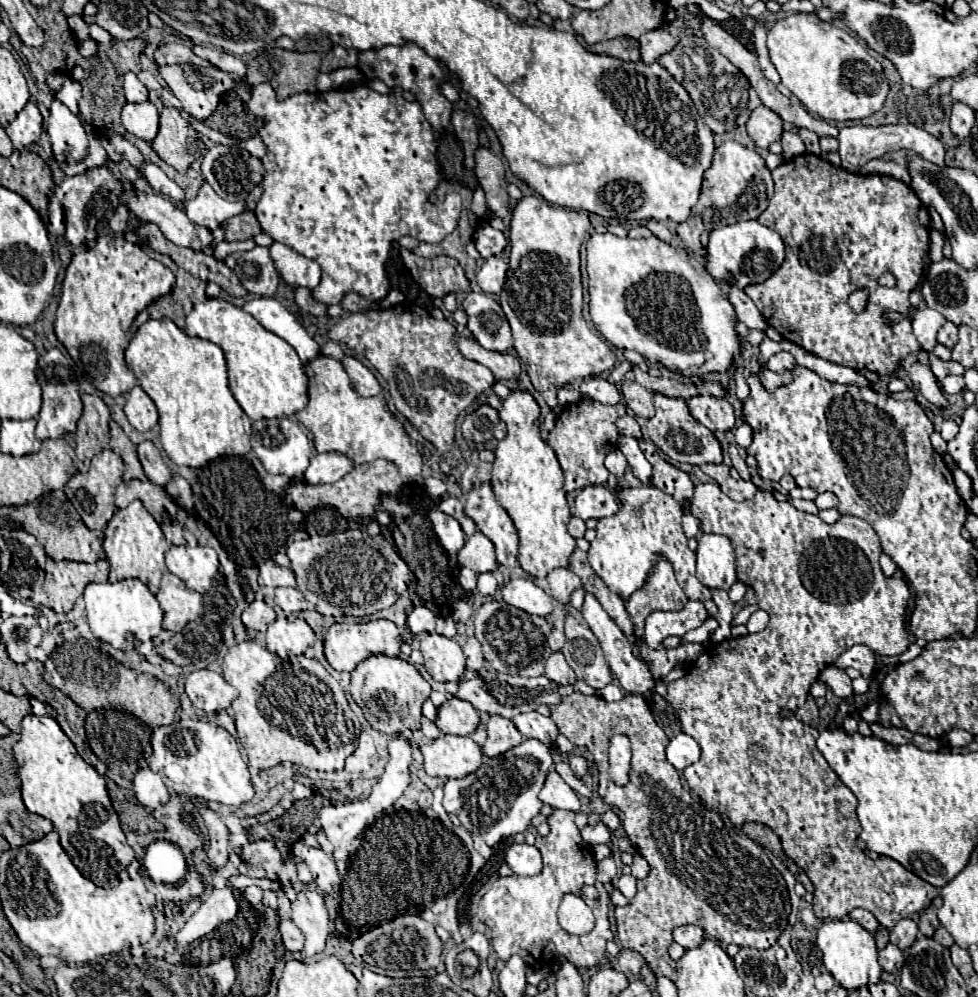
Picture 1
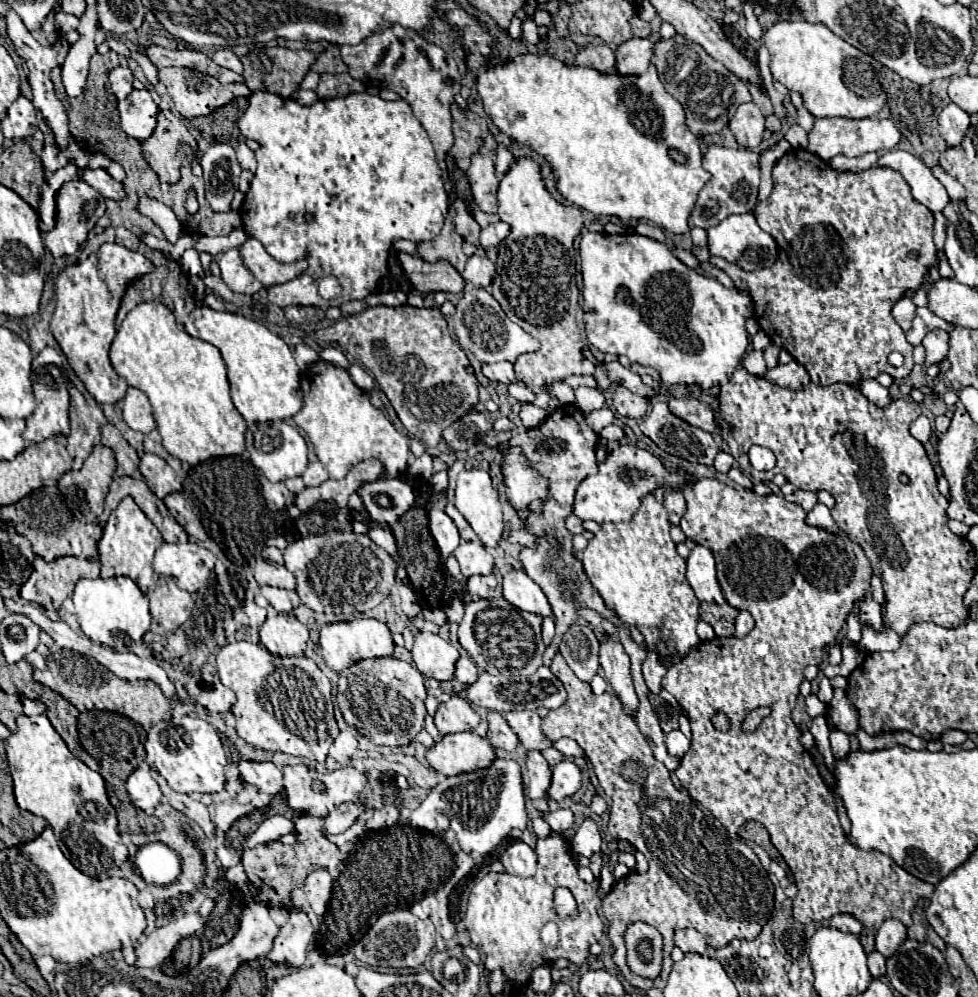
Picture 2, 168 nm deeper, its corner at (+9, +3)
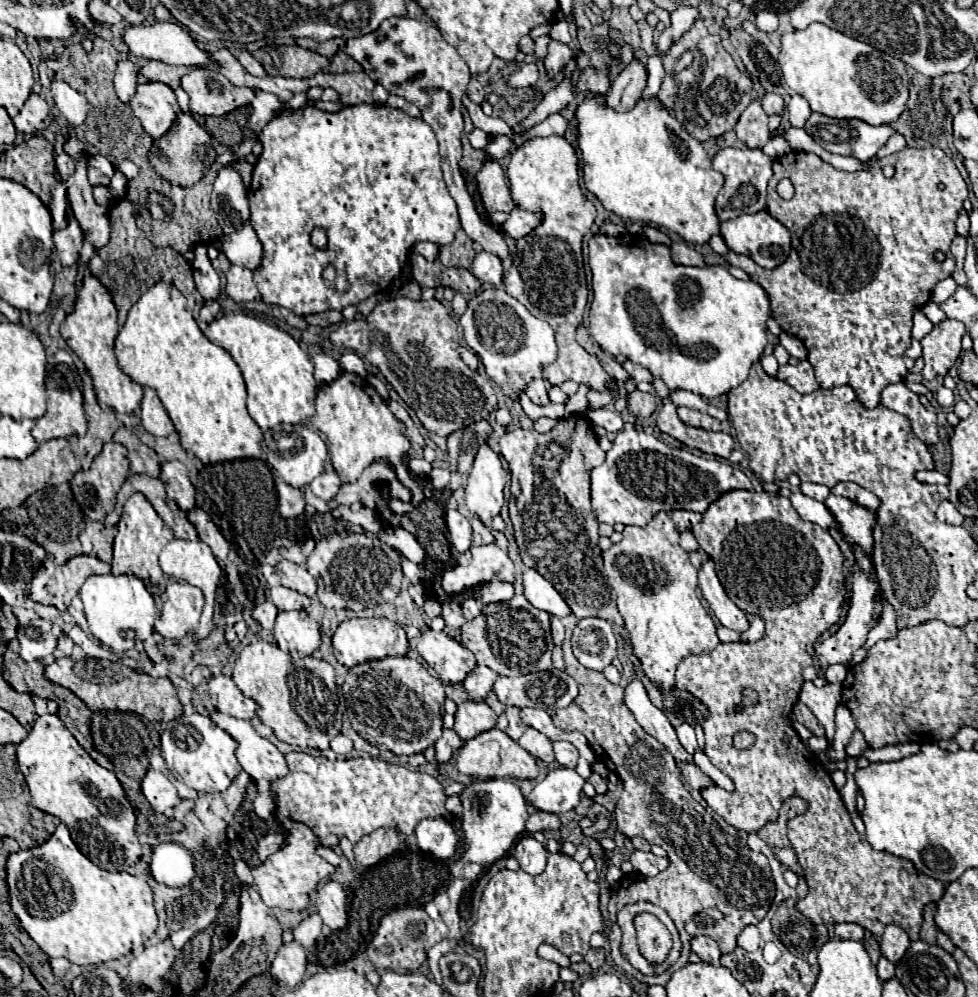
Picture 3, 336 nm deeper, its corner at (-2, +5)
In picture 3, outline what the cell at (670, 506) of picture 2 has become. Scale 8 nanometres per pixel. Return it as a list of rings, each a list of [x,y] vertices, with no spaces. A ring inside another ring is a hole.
[[[676,509],[676,511],[672,511],[670,513],[670,517],[672,517],[672,521],[676,523],[676,529],[680,531],[680,533],[684,533],[684,531],[690,531],[698,521],[700,521],[700,513],[688,513],[688,511],[684,511],[684,509]]]

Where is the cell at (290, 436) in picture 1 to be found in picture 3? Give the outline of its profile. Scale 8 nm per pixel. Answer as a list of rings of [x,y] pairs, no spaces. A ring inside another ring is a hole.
[[[280,425],[276,429],[270,429],[264,433],[264,445],[268,455],[268,465],[274,467],[278,475],[296,489],[310,485],[324,471],[324,465],[328,461],[326,443],[318,437],[318,433],[314,433],[306,425]]]

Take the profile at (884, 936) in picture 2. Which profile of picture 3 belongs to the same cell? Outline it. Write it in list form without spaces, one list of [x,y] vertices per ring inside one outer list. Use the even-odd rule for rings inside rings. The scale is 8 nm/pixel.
[[[886,925],[884,929],[884,935],[880,939],[880,951],[882,955],[892,961],[892,963],[898,963],[902,959],[902,955],[906,953],[906,949],[910,947],[910,939],[908,935],[904,933],[904,929],[900,929],[898,925]]]

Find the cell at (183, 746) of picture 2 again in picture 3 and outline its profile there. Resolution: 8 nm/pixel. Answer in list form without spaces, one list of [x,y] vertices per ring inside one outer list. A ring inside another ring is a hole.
[[[192,713],[170,721],[168,727],[162,731],[160,739],[162,739],[162,757],[168,769],[176,771],[188,787],[200,793],[226,791],[234,781],[234,777],[242,771],[234,755],[238,743],[206,715]]]

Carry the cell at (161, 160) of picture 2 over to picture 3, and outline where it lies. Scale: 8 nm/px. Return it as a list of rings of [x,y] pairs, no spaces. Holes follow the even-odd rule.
[[[180,113],[170,131],[160,137],[160,141],[154,141],[148,159],[162,179],[170,181],[172,185],[190,187],[198,183],[206,171],[210,171],[212,163],[216,161],[216,151],[212,149],[212,137],[208,135],[208,131],[200,127],[190,113]]]

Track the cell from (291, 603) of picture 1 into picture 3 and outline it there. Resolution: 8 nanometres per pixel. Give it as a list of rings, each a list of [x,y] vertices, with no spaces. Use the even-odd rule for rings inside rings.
[[[276,585],[270,589],[270,597],[272,597],[272,603],[278,607],[278,611],[292,611],[292,609],[304,609],[304,603],[306,603],[306,597],[288,589],[288,587],[282,587],[282,585]]]

